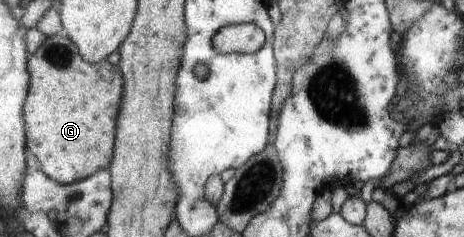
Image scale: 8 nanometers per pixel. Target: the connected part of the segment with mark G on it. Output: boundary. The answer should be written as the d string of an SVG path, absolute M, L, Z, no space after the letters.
M67 33L64 35L57 35L46 37L46 41L37 49L36 52L29 55L29 70L31 75L31 84L29 87L29 97L25 103L25 120L26 120L26 133L27 133L27 149L28 154L34 154L41 163L42 171L50 176L54 181L62 185L69 186L70 184L81 182L91 175L98 173L100 170L109 169L113 163L115 156L115 143L117 141L117 121L121 111L121 103L125 93L125 79L119 66L115 66L110 60L104 60L98 63L90 63L83 57L78 46L74 43L73 39Z

